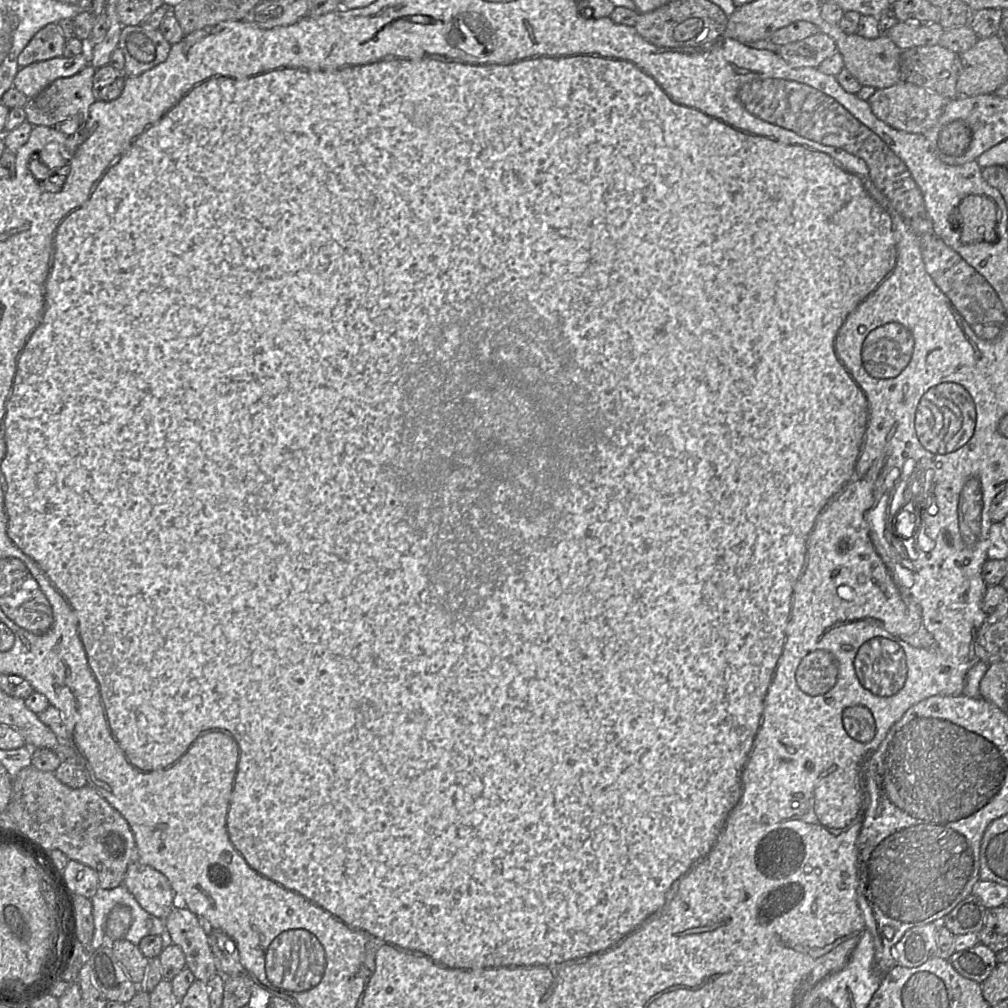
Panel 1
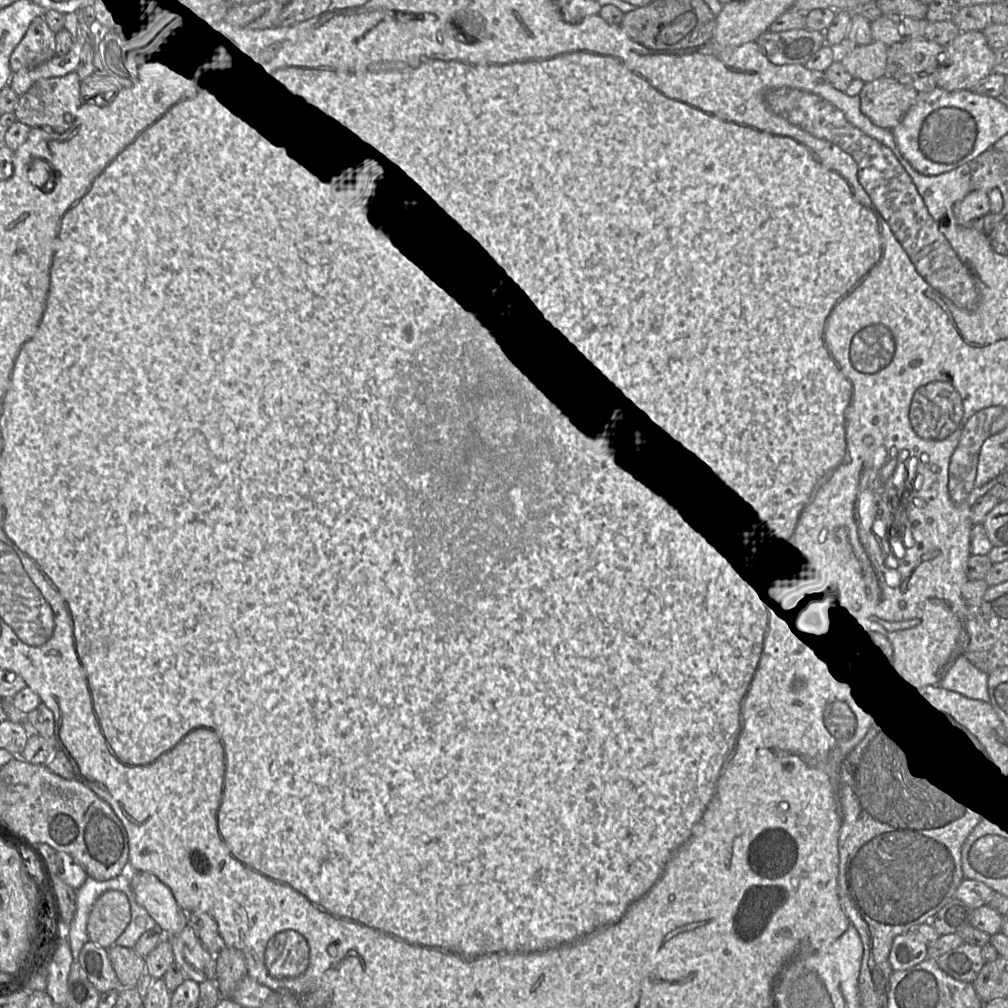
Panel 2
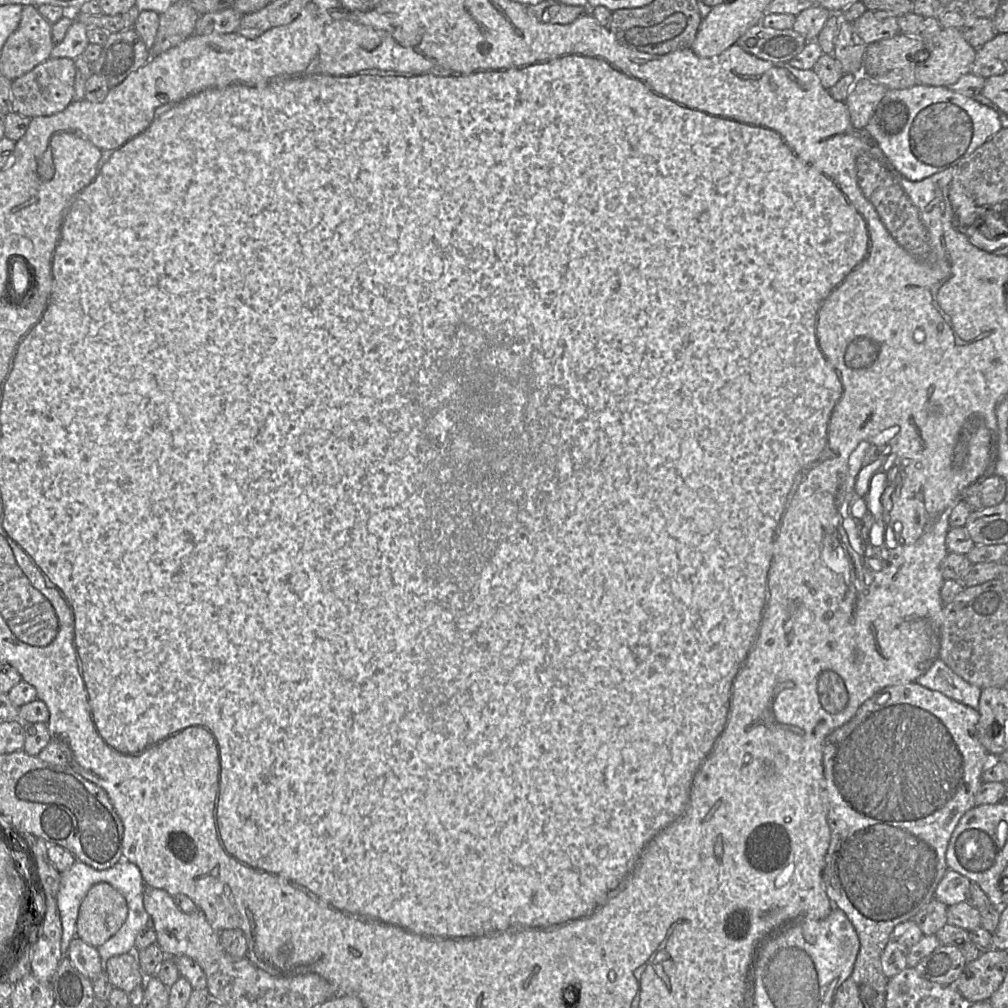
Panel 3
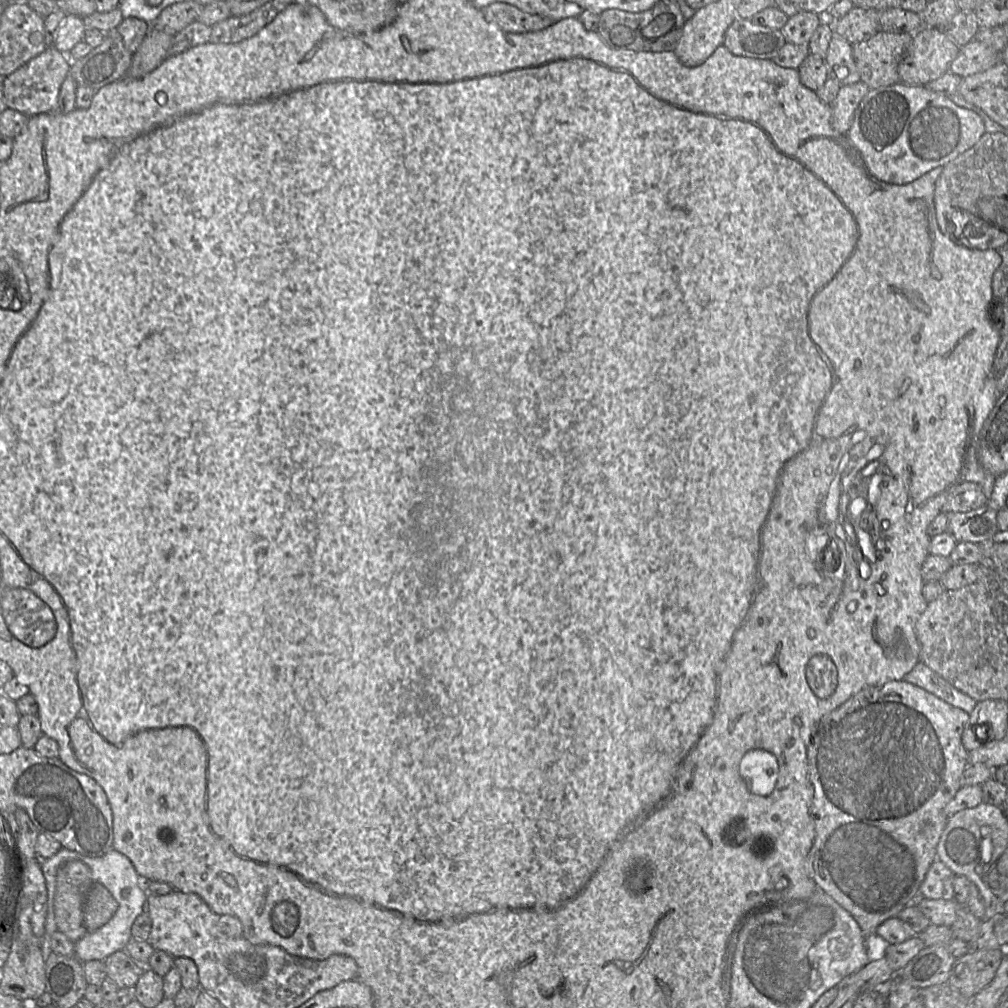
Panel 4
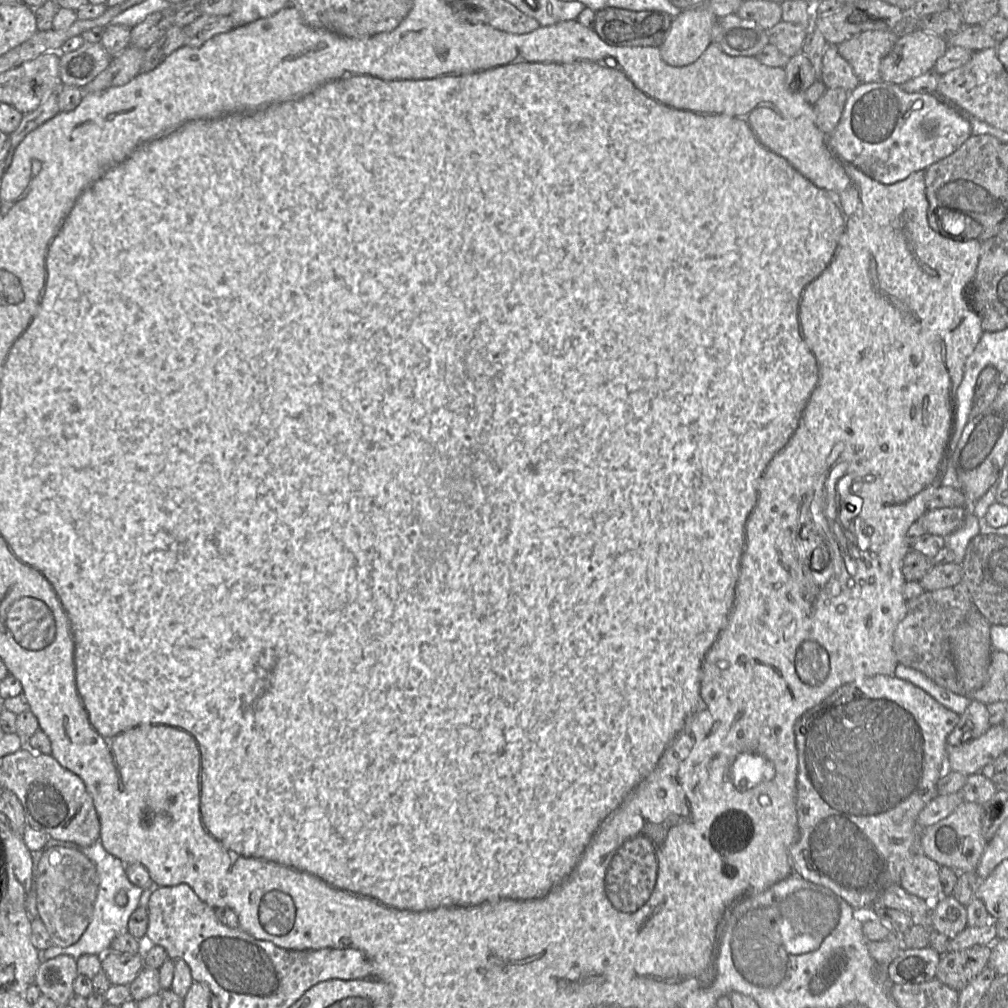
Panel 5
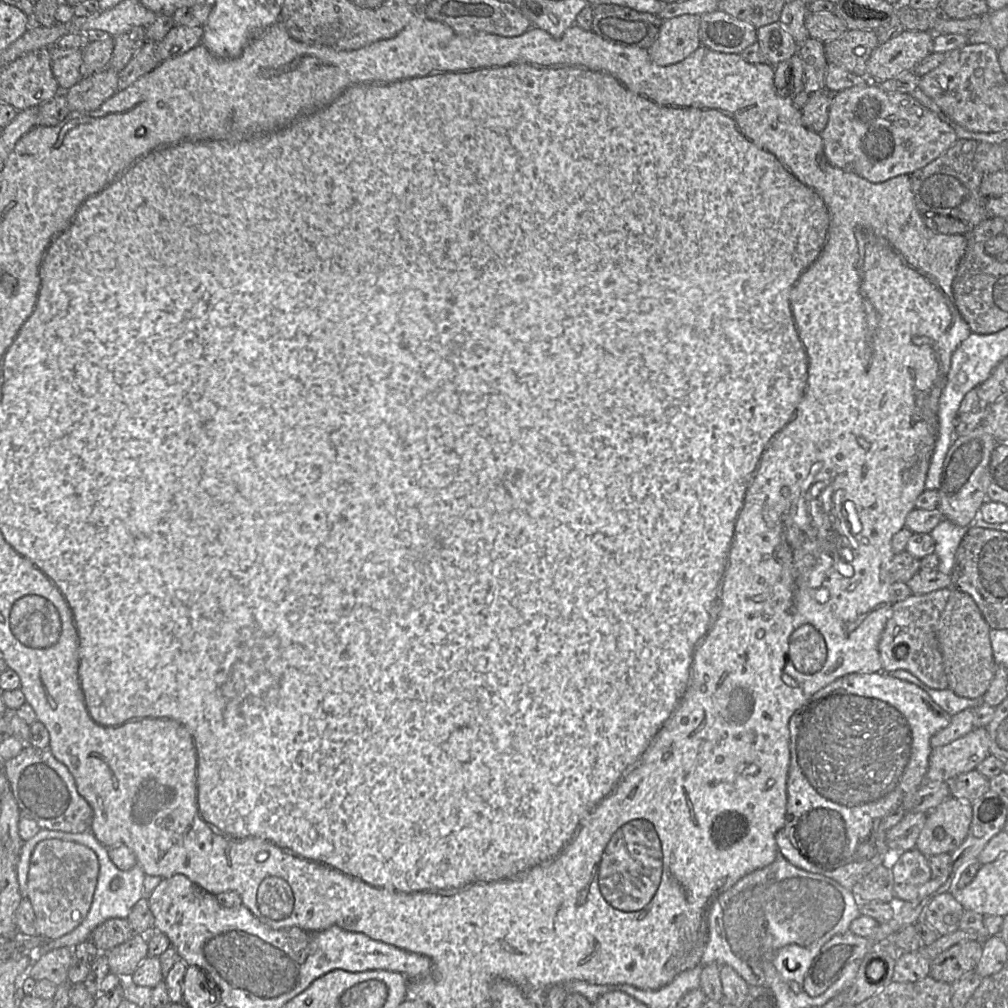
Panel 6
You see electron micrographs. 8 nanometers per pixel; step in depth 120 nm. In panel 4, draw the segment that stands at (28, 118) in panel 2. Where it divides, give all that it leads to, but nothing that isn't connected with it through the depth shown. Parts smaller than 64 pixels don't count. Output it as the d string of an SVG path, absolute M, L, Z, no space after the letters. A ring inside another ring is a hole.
M50 44L38 56L3 78L3 93L7 108L28 117L56 111L60 88L70 72L70 68L69 57Z

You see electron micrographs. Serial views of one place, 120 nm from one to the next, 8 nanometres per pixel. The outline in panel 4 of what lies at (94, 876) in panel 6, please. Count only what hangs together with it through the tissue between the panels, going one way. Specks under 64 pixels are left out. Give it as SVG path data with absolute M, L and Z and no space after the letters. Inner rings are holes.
M81 861L63 864L56 876L53 912L57 929L76 942L87 932L83 922L83 905L93 884L90 868Z

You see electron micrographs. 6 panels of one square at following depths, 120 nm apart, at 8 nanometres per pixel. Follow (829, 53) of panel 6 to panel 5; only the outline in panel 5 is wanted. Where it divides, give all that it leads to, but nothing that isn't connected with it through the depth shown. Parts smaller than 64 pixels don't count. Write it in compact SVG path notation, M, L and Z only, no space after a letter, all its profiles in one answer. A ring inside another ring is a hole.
M866 30L838 44L837 50L851 65L860 83L872 83L880 81L880 63L898 38L889 30Z

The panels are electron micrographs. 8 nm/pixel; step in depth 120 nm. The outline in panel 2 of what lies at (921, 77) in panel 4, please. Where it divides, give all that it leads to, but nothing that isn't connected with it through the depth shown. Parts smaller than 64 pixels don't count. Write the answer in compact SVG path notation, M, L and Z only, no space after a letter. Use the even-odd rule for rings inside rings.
M982 31L961 32L945 48L948 58L946 65L938 69L936 79L938 88L947 91L972 90L980 80L992 73L995 51L989 47Z

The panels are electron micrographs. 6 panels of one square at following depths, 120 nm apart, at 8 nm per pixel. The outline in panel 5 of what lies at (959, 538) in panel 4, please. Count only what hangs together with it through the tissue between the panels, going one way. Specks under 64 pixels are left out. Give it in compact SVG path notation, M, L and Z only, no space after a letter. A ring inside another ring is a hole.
M964 507L928 510L919 520L921 520L926 533L944 537L962 525L967 511Z

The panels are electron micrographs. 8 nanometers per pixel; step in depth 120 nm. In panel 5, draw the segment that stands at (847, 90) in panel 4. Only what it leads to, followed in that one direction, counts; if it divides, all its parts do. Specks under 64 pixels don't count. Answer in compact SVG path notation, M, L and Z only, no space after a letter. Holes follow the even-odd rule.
M827 88L813 105L816 126L831 134L839 123L849 92L843 88Z

